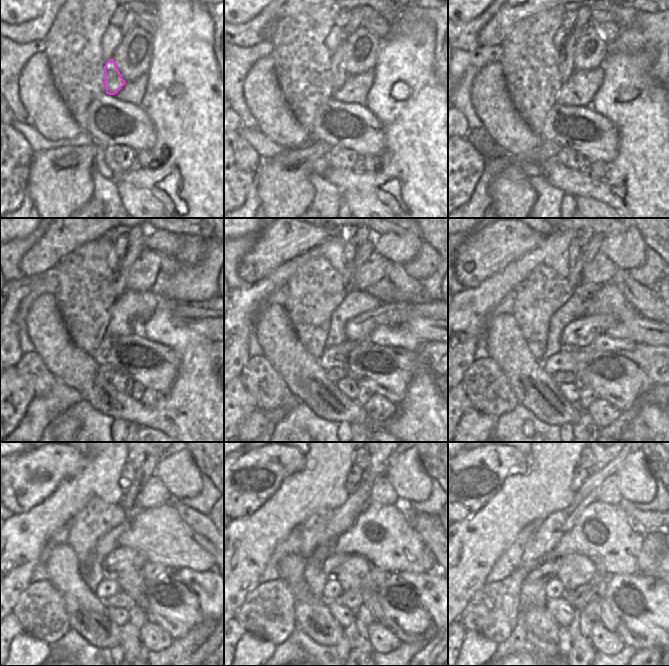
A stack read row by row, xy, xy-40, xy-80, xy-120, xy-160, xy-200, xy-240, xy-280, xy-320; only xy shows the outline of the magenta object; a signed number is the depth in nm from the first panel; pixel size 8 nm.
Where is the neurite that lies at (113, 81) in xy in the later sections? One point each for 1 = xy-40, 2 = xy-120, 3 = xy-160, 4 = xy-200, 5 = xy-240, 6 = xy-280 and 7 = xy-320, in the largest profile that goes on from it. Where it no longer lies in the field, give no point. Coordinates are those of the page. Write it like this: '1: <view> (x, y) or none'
1: xy-40 (337, 67)
2: xy-120 (120, 272)
3: xy-160 (367, 248)
4: xy-200 (588, 252)
5: xy-240 (128, 500)
6: xy-280 (375, 468)
7: xy-320 (600, 462)

